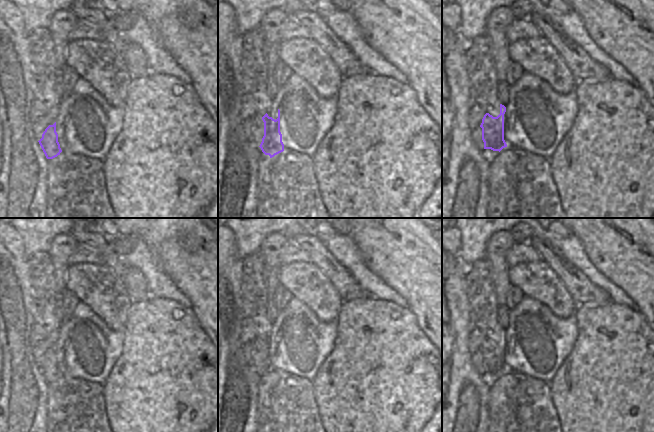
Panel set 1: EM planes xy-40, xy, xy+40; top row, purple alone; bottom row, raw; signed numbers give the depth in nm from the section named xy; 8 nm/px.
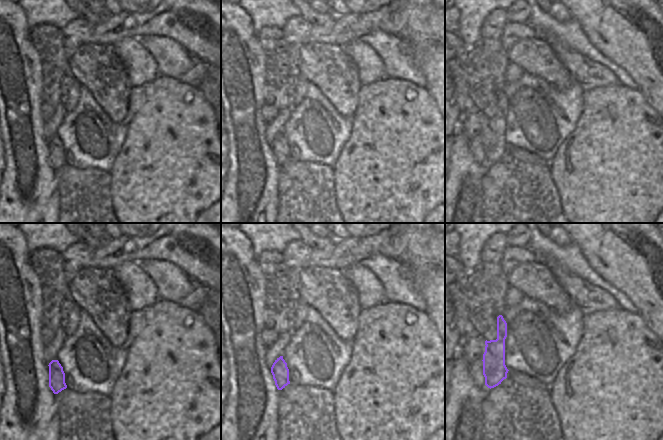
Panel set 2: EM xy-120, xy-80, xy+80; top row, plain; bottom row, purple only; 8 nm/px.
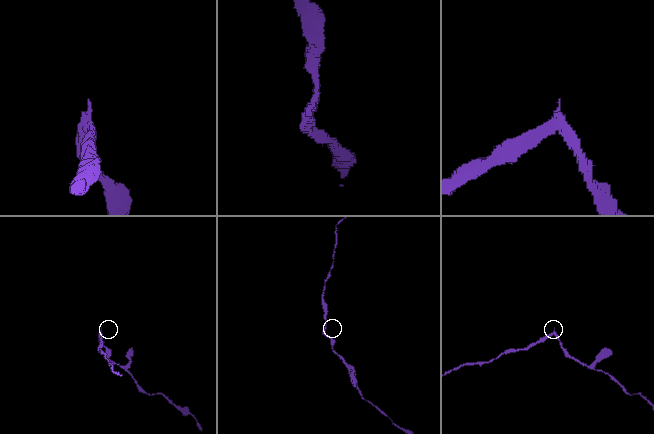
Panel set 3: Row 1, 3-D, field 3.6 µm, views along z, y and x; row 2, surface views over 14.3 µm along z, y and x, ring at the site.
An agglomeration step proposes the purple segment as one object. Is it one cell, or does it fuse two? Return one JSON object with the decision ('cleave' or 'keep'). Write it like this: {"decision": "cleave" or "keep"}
{"decision": "cleave"}

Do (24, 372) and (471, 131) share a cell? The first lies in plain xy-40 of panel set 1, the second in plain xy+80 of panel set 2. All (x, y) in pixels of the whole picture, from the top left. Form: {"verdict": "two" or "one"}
{"verdict": "two"}

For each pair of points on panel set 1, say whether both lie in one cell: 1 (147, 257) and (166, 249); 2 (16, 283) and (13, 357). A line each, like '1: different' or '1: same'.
1: different
2: same

